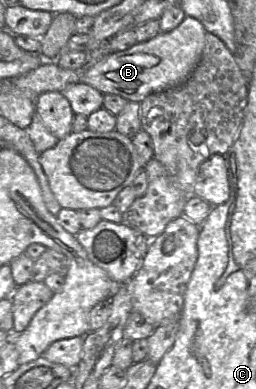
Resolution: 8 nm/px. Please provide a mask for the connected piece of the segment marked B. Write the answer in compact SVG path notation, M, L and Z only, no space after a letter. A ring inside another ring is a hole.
M186 16L175 29L160 32L154 38L137 42L126 50L110 53L94 65L85 67L80 82L103 94L115 94L127 101L141 103L150 94L186 83L201 60L206 32L197 19Z

